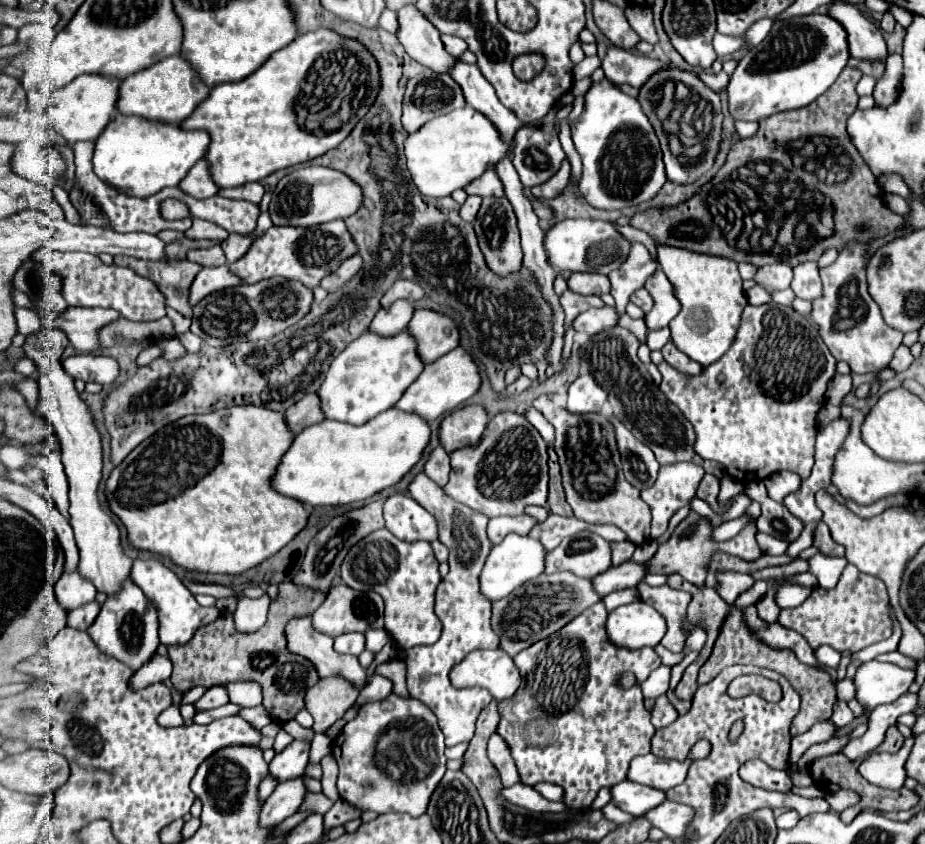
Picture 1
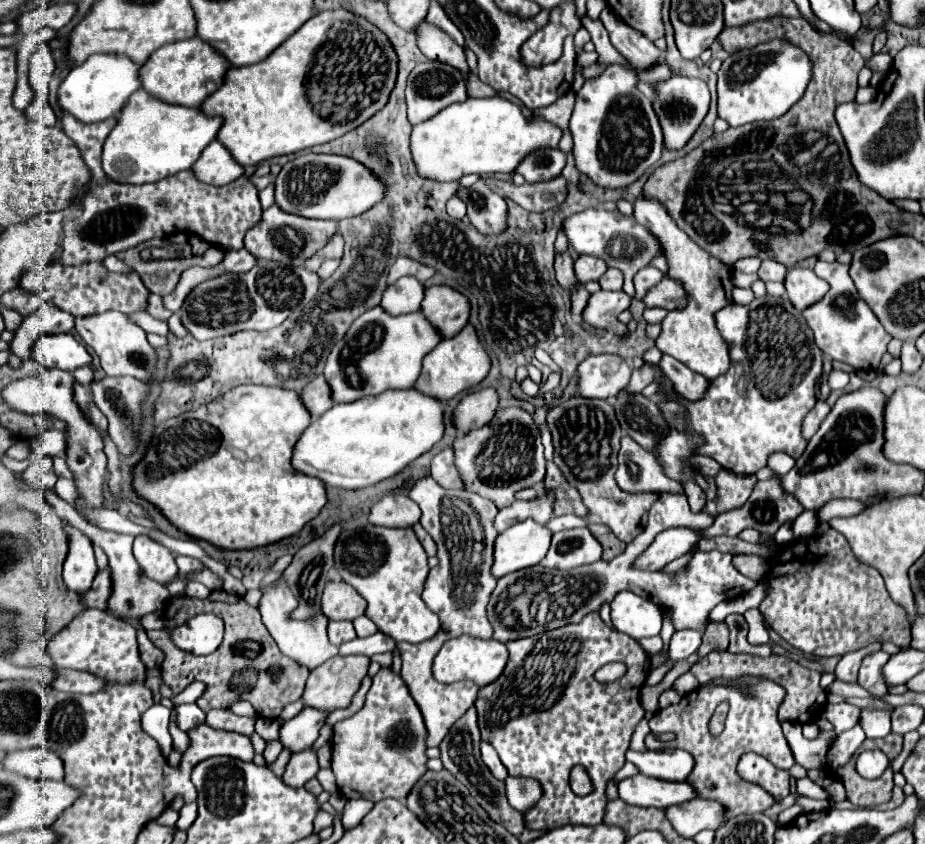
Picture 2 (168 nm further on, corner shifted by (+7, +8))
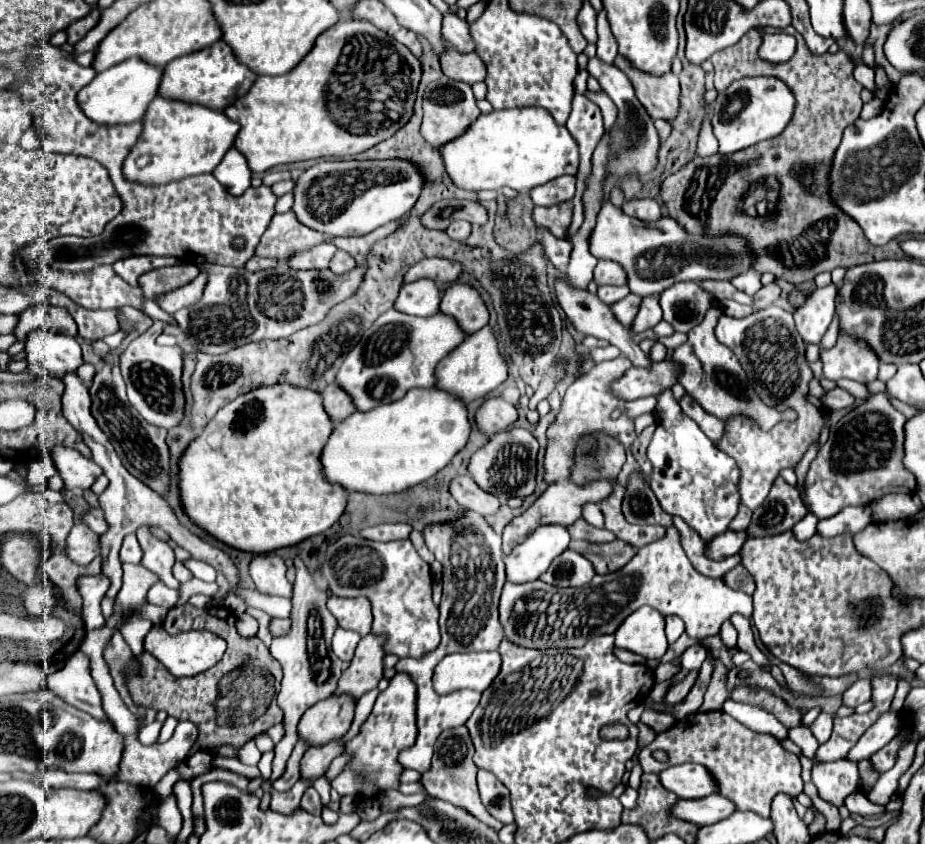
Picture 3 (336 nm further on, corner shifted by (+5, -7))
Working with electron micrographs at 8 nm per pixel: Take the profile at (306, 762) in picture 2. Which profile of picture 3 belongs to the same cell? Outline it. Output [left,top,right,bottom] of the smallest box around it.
[302,739,344,777]

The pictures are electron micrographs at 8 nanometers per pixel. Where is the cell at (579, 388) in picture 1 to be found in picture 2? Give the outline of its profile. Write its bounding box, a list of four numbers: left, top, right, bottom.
[578,354,632,400]

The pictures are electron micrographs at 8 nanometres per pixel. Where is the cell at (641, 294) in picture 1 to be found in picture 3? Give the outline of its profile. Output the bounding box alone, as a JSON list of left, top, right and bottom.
[660,281,716,333]

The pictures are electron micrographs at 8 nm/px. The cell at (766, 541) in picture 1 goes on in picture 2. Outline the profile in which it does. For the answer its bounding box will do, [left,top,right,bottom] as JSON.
[792,512,818,540]

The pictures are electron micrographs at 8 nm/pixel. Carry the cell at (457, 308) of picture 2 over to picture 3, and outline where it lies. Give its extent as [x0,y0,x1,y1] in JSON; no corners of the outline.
[440,283,488,335]

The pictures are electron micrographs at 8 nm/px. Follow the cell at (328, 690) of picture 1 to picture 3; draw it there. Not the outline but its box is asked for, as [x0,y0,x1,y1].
[336,633,386,697]

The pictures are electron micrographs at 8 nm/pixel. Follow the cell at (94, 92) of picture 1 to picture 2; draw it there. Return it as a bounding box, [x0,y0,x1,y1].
[56,54,140,124]

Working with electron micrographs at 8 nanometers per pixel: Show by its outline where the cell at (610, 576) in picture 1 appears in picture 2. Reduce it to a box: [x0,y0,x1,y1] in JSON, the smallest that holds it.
[636,528,700,572]

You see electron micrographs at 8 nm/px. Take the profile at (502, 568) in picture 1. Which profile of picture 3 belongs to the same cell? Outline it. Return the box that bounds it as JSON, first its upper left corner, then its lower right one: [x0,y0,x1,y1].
[504,523,568,583]

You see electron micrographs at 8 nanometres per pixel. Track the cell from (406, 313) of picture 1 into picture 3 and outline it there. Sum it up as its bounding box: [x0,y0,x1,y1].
[394,279,442,317]

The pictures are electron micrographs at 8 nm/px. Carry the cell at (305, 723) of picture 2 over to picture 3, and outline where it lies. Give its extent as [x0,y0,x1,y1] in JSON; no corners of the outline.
[298,693,356,745]

